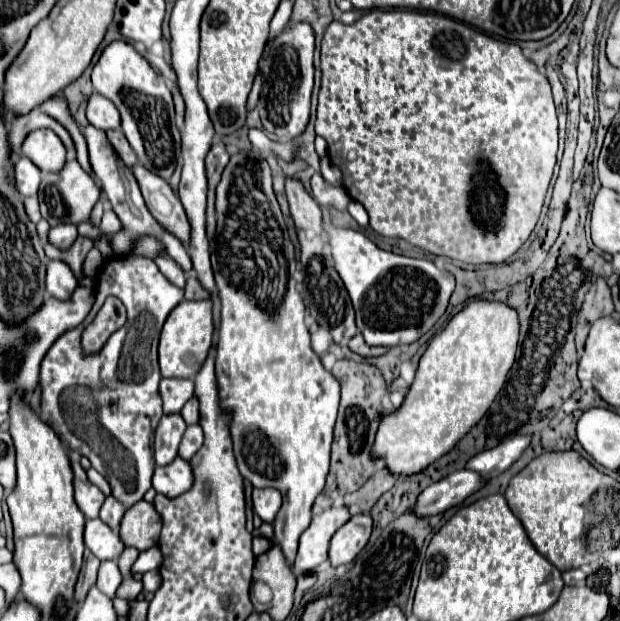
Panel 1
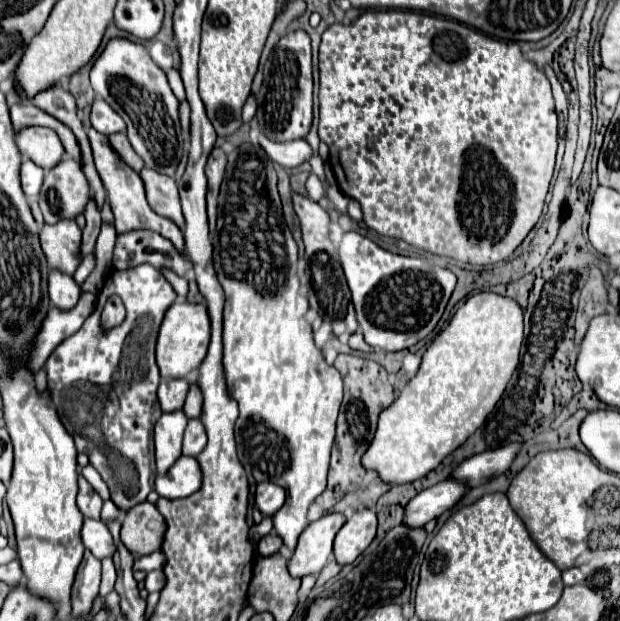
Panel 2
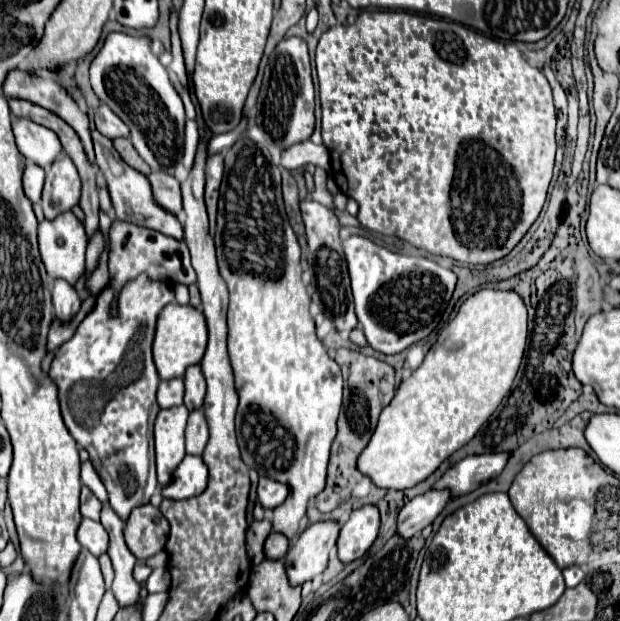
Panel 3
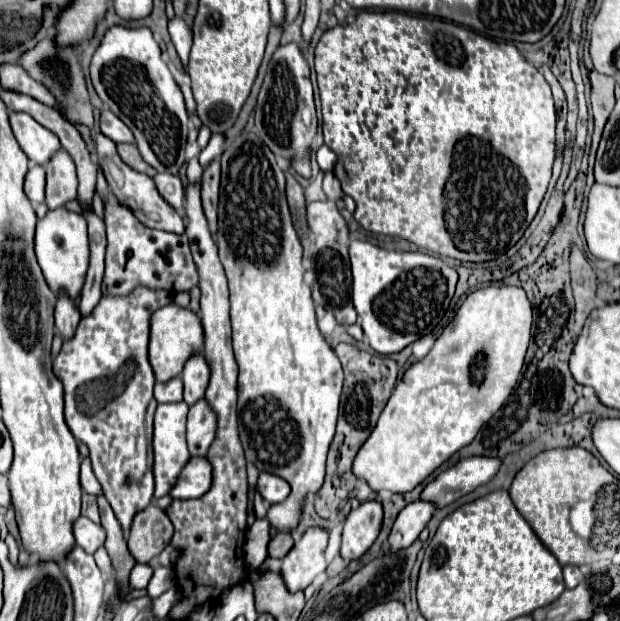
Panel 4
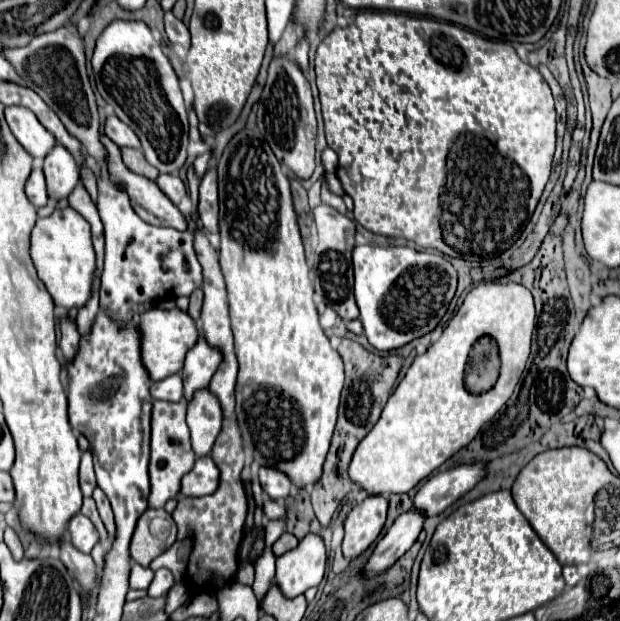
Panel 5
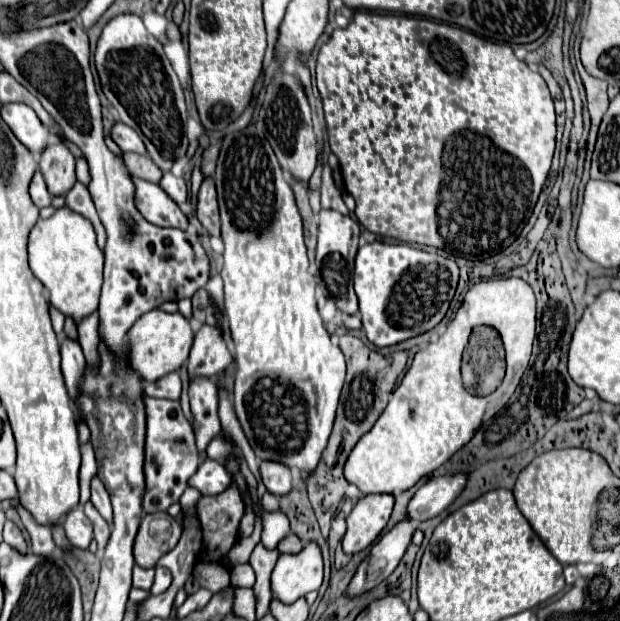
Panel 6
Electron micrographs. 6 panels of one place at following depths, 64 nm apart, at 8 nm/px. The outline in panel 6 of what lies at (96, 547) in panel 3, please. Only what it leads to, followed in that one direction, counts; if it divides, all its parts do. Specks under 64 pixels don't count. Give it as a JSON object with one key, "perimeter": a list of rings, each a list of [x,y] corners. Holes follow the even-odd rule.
{"perimeter":[[[76,506],[74,510],[70,510],[66,514],[64,520],[64,530],[66,530],[66,538],[70,540],[72,546],[78,548],[88,548],[90,540],[92,540],[92,524],[86,518],[86,514],[82,512],[80,506]]]}

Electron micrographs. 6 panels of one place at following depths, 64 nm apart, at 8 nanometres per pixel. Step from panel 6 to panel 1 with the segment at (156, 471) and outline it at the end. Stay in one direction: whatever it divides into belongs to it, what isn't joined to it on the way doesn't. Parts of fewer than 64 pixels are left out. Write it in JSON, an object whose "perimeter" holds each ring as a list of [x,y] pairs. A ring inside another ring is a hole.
{"perimeter":[[[180,414],[162,416],[154,436],[154,456],[158,466],[170,464],[178,456],[178,446],[184,436],[184,430],[186,430],[186,422]]]}

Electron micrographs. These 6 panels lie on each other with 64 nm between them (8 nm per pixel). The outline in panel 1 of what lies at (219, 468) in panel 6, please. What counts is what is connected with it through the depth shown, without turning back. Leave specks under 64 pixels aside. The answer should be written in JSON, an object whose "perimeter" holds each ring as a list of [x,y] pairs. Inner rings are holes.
{"perimeter":[[[180,456],[164,466],[164,468],[156,468],[154,470],[154,478],[152,478],[152,486],[156,492],[168,496],[168,498],[176,498],[184,492],[188,492],[194,484],[194,472],[192,472],[192,464],[188,460],[182,460]]]}

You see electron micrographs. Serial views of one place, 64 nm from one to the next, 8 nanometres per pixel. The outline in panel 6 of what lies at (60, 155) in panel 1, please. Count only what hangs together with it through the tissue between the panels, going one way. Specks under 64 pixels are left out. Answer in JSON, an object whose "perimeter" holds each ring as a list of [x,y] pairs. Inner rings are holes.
{"perimeter":[[[20,102],[2,104],[2,120],[10,126],[14,136],[32,154],[40,154],[50,142],[48,128],[40,124],[40,118],[36,116],[36,112],[26,104],[20,104]]]}

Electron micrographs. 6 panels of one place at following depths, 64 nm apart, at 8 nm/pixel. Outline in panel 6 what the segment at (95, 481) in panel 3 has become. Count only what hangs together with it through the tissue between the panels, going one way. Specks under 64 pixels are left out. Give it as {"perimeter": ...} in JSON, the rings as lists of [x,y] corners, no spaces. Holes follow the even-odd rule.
{"perimeter":[[[88,440],[86,444],[82,444],[80,452],[82,452],[82,466],[80,466],[80,506],[84,506],[90,500],[90,480],[92,480],[92,476],[98,470],[98,462],[96,462],[92,440]]]}

